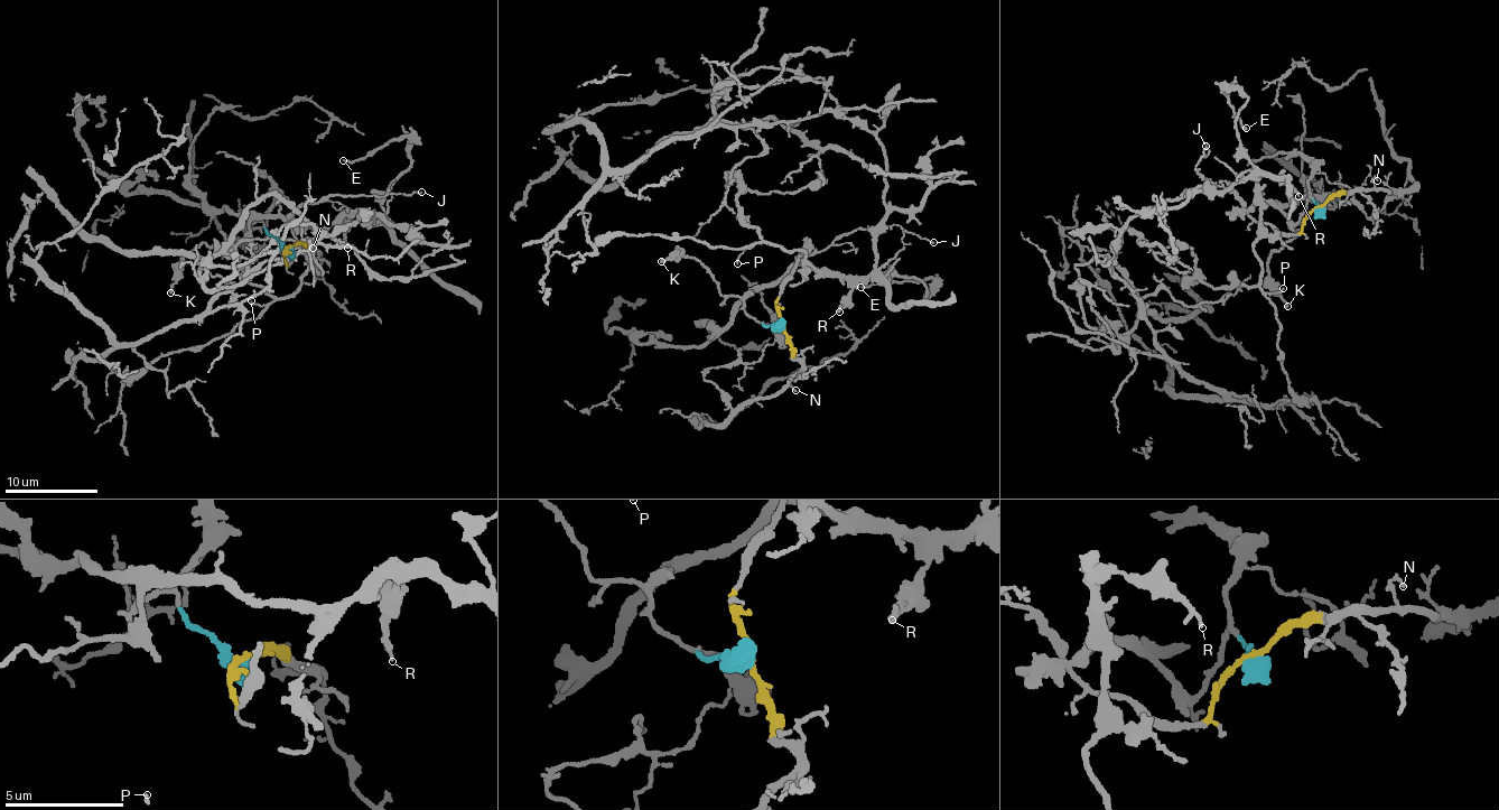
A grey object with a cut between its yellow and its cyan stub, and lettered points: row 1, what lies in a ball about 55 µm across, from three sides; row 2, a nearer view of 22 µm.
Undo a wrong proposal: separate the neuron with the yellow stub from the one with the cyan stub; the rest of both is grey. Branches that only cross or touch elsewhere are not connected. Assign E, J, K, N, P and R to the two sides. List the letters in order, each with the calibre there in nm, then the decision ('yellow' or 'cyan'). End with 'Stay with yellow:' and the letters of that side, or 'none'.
E: 180 nm thick; cyan
J: 120 nm thick; yellow
K: 220 nm thick; cyan
N: 110 nm thick; yellow
P: 110 nm thick; cyan
R: 100 nm thick; cyan
Stay with yellow: J, N

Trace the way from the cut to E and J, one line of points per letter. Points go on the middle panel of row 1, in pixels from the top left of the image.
E: (783, 324), (756, 322), (745, 299), (794, 266), (919, 280), (925, 298), (934, 281), (860, 288)
J: (783, 324), (776, 308), (782, 281), (804, 253), (827, 250), (843, 235), (878, 225), (899, 224), (934, 243)

